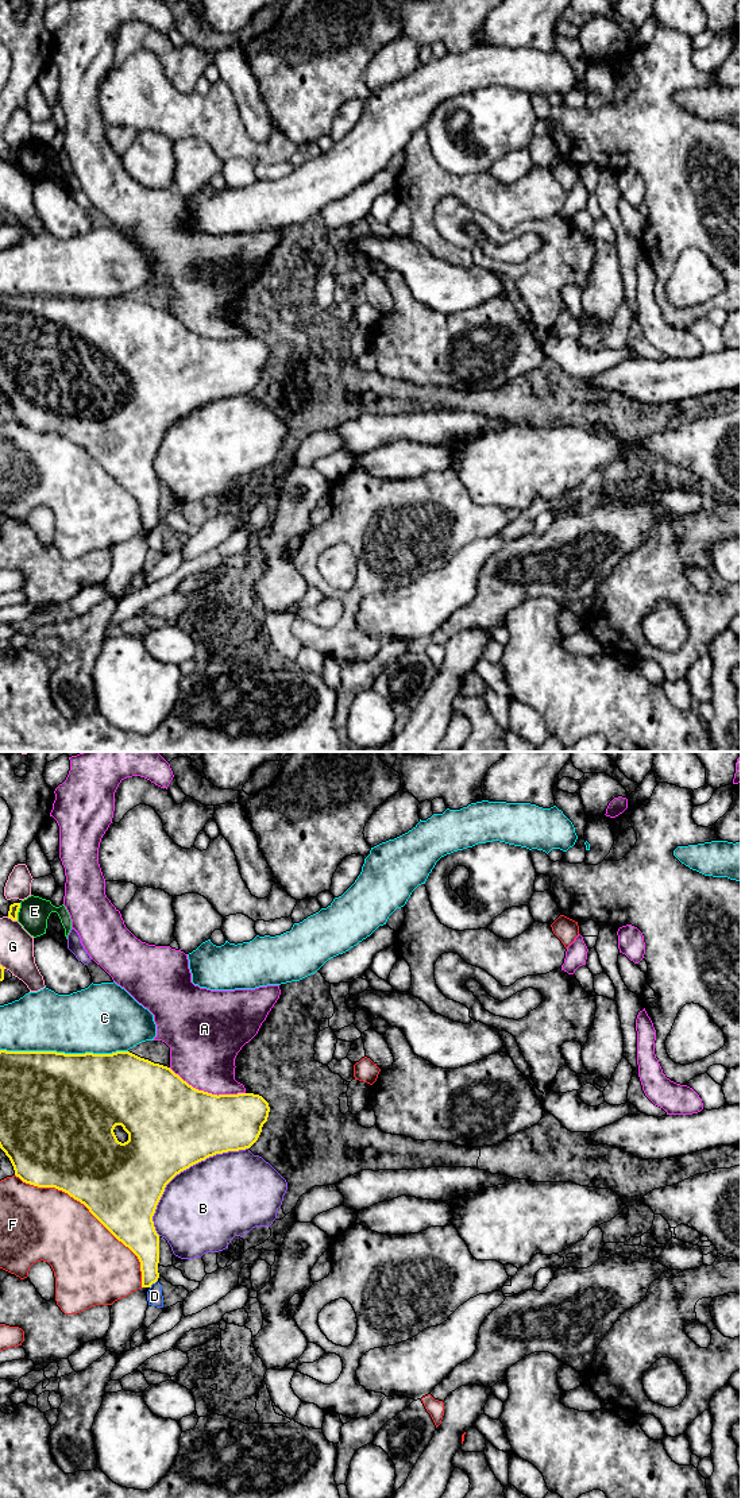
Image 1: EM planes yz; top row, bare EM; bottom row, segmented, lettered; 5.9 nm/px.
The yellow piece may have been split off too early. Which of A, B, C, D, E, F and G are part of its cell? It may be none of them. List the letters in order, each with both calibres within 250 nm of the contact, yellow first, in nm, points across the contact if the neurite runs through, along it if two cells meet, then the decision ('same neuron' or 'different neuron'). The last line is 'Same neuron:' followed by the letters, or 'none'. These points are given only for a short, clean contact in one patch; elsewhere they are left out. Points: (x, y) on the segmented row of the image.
A: calibres 480 and 400 nm; different neuron
B: calibres 480 and 500 nm; different neuron
C: calibres 500 and 380 nm; different neuron
D: calibres 180 and 100 nm; border yz (157, 1280), (150, 1288); different neuron
E: calibres 60 and 180 nm; different neuron
F: calibres 480 and 420 nm; different neuron
G: calibres 60 and 200 nm; different neuron
Same neuron: none

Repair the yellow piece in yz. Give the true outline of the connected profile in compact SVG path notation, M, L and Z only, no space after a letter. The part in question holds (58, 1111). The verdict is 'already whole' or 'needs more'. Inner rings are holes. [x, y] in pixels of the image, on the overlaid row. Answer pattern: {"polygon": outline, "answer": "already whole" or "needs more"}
{"polygon": "M0 1050L0 1148L9 1158L15 1175L23 1182L38 1188L55 1188L84 1204L89 1212L140 1262L142 1287L151 1287L159 1278L159 1235L155 1231L153 1216L165 1192L166 1185L181 1171L216 1154L250 1148L259 1138L270 1112L269 1103L259 1094L212 1094L198 1090L184 1081L170 1067L140 1058L130 1051L112 1054L65 1054L57 1051L7 1051ZM121 1126L128 1140L117 1140L113 1130Z", "answer": "already whole"}

